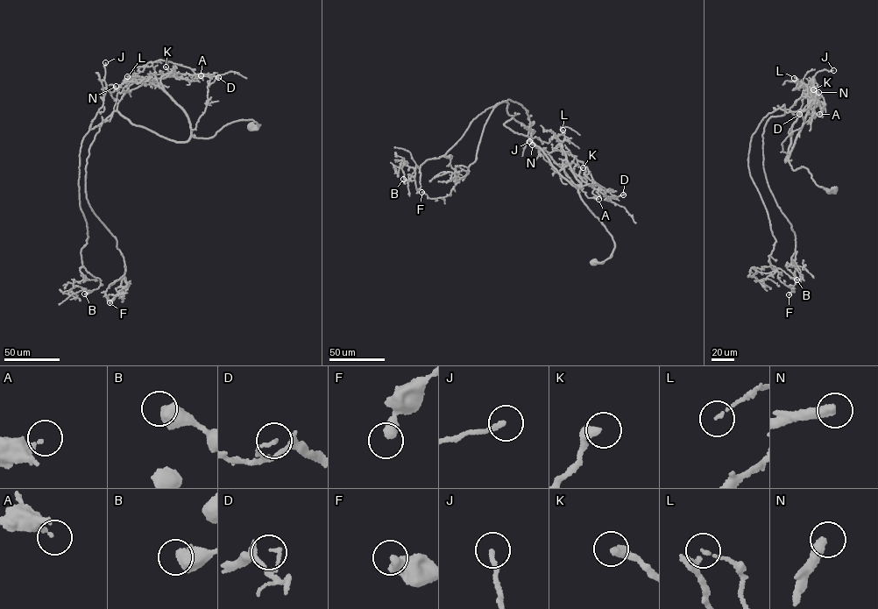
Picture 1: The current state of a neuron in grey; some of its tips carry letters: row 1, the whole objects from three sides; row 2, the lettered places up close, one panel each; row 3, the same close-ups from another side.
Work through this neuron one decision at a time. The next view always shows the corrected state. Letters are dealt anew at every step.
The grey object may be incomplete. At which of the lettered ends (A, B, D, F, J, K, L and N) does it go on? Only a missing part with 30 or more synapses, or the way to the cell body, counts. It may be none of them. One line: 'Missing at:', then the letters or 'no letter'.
Missing at: J, N

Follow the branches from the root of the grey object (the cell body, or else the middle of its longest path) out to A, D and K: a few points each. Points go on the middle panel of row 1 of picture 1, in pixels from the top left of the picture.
A: (592, 263), (610, 257), (614, 242), (556, 145), (552, 159), (598, 199)
D: (592, 263), (601, 264), (610, 257), (615, 244), (577, 189), (596, 182), (605, 189), (606, 196), (623, 194)
K: (592, 263), (610, 257), (615, 244), (581, 198), (582, 185), (570, 169), (579, 175), (583, 167)

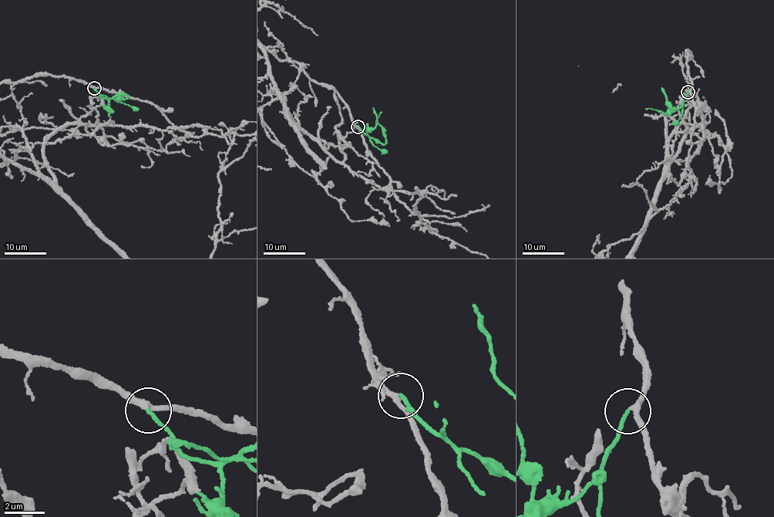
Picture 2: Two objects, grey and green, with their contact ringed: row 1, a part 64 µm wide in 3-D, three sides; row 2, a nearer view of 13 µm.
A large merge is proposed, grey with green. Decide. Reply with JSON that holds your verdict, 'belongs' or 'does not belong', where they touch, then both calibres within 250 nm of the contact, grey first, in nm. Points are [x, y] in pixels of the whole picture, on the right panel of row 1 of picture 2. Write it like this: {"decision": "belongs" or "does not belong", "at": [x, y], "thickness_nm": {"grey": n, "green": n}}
{"decision": "belongs", "at": [688, 92], "thickness_nm": {"grey": 240, "green": 180}}

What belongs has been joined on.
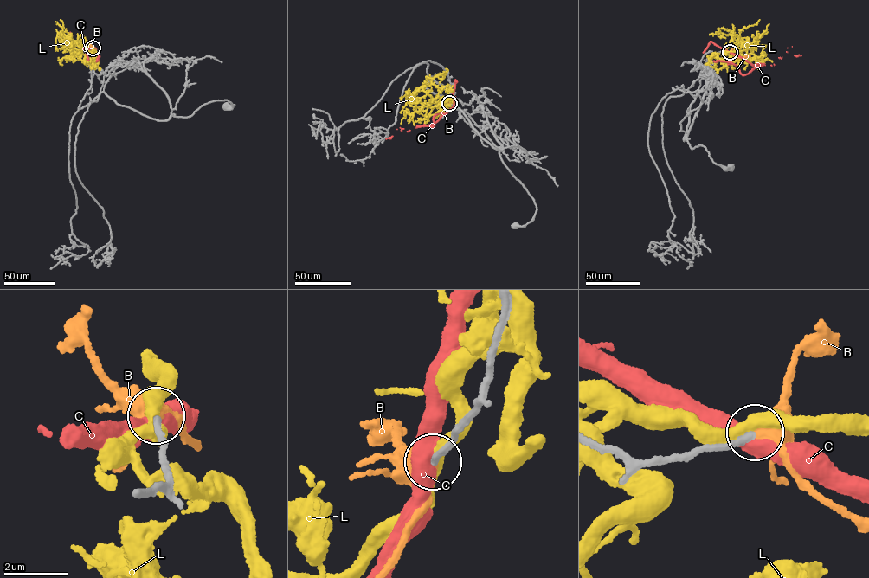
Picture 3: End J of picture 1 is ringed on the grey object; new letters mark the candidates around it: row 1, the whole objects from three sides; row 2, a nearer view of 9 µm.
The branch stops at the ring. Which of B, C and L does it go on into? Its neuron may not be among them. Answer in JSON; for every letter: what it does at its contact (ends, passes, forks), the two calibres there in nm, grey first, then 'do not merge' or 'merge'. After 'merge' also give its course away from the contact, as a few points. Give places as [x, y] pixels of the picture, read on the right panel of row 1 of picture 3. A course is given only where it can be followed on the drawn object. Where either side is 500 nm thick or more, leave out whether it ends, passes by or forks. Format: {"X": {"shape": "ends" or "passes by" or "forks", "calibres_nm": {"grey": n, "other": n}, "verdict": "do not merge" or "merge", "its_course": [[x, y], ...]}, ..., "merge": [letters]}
{"B": {"shape": "passes by", "calibres_nm": {"grey": 200, "other": 400}, "verdict": "merge", "its_course": [[730, 52], [738, 57], [749, 55]]}, "C": {"calibres_nm": {"grey": 200, "other": 500}, "verdict": "do not merge"}, "L": {"shape": "passes by", "calibres_nm": {"grey": 240, "other": 400}, "verdict": "do not merge"}, "merge": ["B"]}

